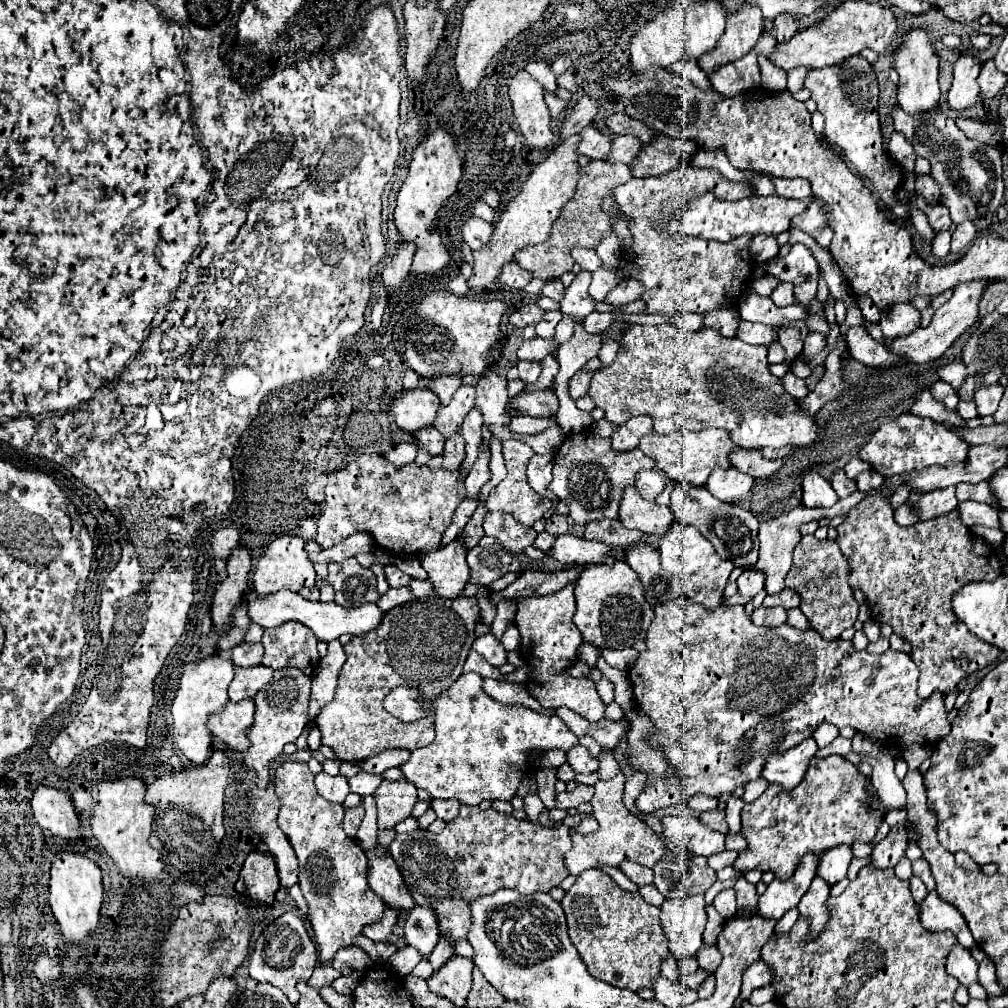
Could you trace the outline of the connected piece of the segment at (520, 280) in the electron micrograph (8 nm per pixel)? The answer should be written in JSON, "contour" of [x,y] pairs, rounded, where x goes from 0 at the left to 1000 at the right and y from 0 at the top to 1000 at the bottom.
{"contour":[[[506,260],[498,266],[498,272],[496,272],[496,280],[506,284],[508,288],[518,288],[530,274],[524,272],[524,268],[516,266],[512,260]]]}

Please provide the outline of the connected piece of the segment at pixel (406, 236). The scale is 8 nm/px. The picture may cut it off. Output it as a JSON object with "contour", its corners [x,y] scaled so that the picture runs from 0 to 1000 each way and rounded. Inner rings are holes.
{"contour":[[[435,127],[433,131],[425,133],[413,145],[405,167],[407,167],[407,171],[395,190],[391,220],[397,230],[399,240],[413,244],[407,272],[411,272],[411,274],[431,272],[431,270],[437,270],[446,260],[446,252],[444,252],[442,244],[438,242],[437,230],[431,220],[435,216],[437,204],[450,192],[450,188],[456,181],[456,175],[458,175],[458,161],[454,157],[448,135],[440,127]]]}

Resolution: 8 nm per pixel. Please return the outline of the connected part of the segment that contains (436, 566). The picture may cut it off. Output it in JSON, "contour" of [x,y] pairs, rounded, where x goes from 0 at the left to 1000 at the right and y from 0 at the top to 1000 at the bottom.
{"contour":[[[452,534],[437,546],[423,550],[417,558],[425,567],[425,573],[431,577],[433,589],[438,593],[452,593],[458,589],[464,579],[464,560],[462,560],[464,544],[460,534]]]}

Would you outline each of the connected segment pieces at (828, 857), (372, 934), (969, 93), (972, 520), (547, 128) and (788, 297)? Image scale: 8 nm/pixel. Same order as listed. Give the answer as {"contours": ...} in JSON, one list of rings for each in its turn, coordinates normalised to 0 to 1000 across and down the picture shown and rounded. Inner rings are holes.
{"contours":[[[[827,839],[825,843],[819,843],[812,853],[812,867],[817,871],[823,879],[839,871],[841,857],[845,853],[845,843],[841,839]]],[[[383,901],[381,903],[381,911],[377,915],[371,915],[367,919],[363,919],[359,923],[361,929],[365,929],[369,935],[385,935],[385,929],[391,927],[391,921],[393,921],[393,903],[389,901]]],[[[960,54],[960,56],[952,56],[950,62],[946,63],[946,79],[940,91],[940,103],[946,109],[956,109],[960,105],[964,105],[970,99],[970,73],[972,73],[974,62]]],[[[952,498],[950,500],[952,506],[952,514],[958,522],[964,520],[972,520],[972,522],[980,522],[980,524],[990,524],[992,526],[992,516],[990,516],[990,506],[986,506],[980,500],[972,500],[972,498]]],[[[518,69],[508,77],[504,93],[524,147],[534,151],[542,151],[544,147],[548,147],[548,139],[552,139],[552,133],[548,129],[546,109],[540,101],[540,91],[536,83]]],[[[774,282],[768,290],[766,290],[766,300],[770,304],[782,304],[782,302],[790,302],[790,298],[786,296],[786,282]]]]}

